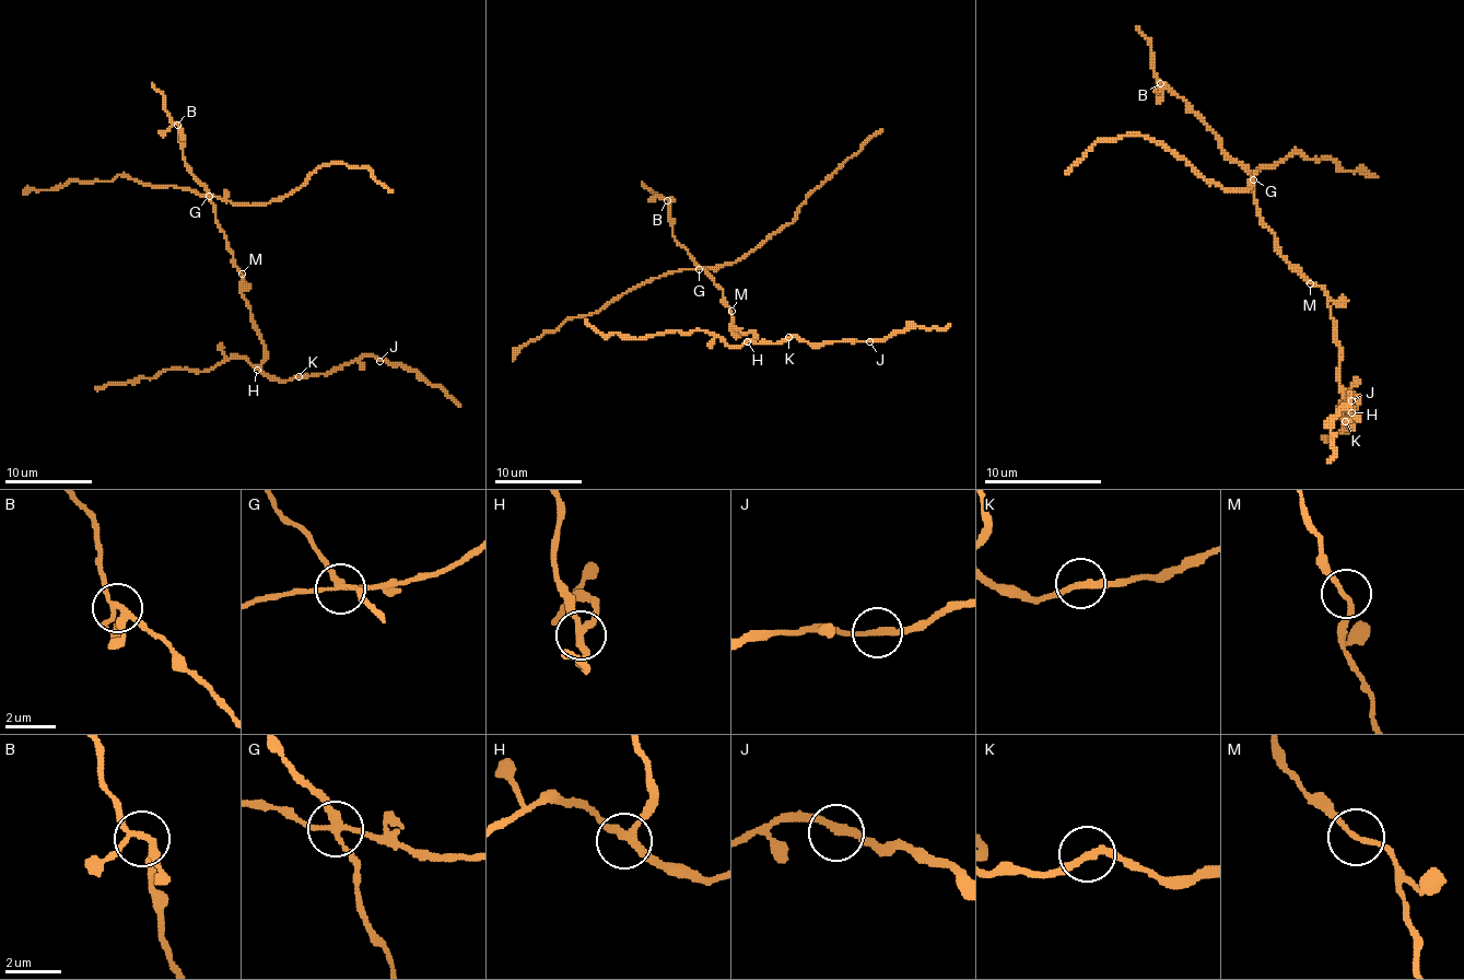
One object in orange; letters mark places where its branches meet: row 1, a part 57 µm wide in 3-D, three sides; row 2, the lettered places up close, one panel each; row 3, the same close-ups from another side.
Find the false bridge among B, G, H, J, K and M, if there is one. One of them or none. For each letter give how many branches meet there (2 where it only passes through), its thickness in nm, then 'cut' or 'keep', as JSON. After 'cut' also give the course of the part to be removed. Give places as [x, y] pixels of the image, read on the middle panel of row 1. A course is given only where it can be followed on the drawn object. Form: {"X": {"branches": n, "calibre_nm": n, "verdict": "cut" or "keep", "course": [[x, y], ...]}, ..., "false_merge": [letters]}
{"B": {"branches": 4, "calibre_nm": 200, "verdict": "keep"}, "G": {"branches": 4, "calibre_nm": 200, "verdict": "cut", "course": [[699, 269], [729, 265], [788, 225], [808, 197], [882, 129]]}, "H": {"branches": 3, "calibre_nm": 240, "verdict": "keep"}, "J": {"branches": 2, "calibre_nm": 240, "verdict": "keep"}, "K": {"branches": 2, "calibre_nm": 260, "verdict": "keep"}, "M": {"branches": 2, "calibre_nm": 160, "verdict": "keep"}, "false_merge": ["G"]}

